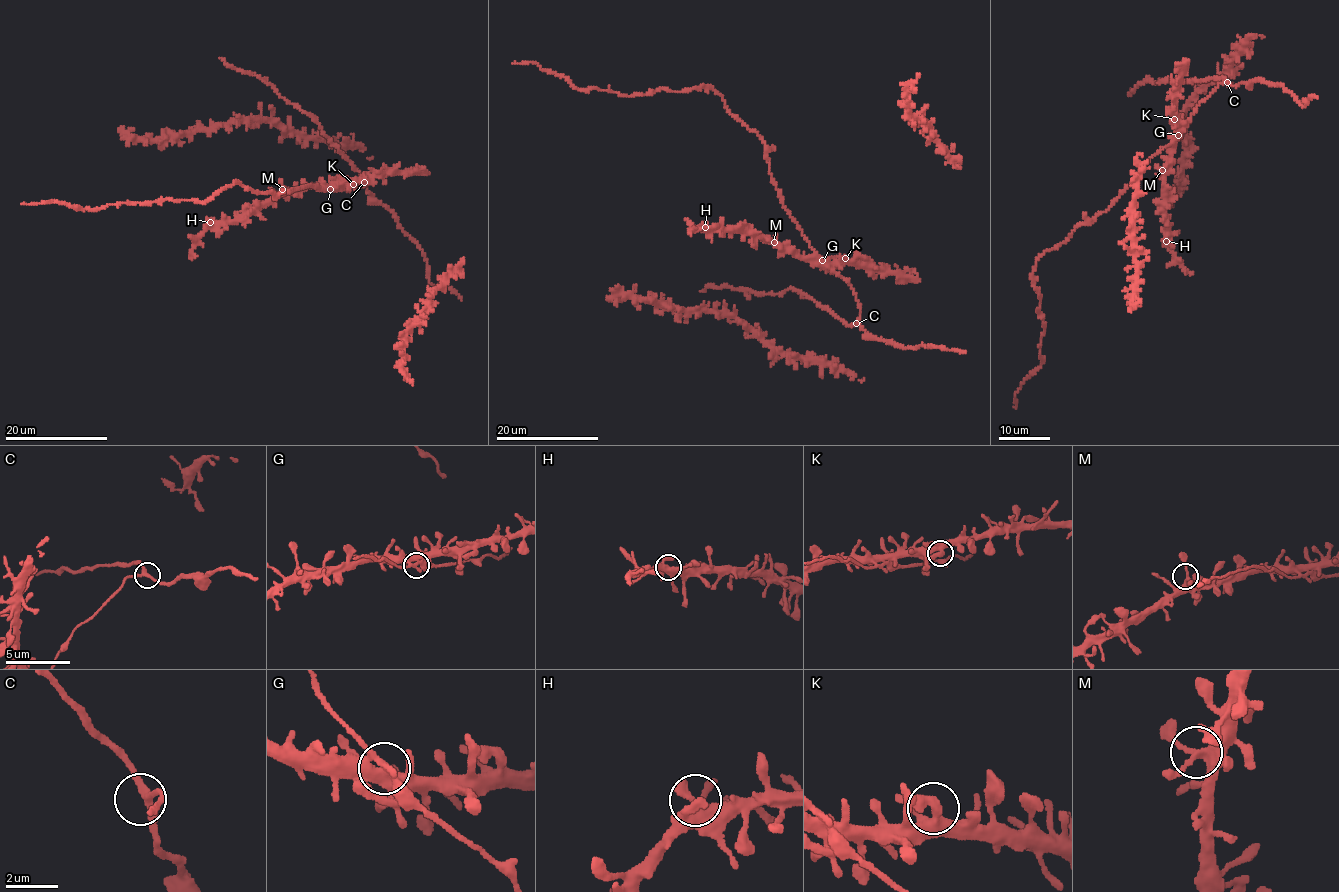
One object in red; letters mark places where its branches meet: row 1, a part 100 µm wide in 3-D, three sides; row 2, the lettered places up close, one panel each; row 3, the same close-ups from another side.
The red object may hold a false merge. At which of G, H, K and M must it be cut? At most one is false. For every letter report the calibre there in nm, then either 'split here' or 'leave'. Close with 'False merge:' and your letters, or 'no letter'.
G: calibre 320 nm; leave
H: calibre 380 nm; leave
K: calibre 360 nm; leave
M: calibre 280 nm; leave
False merge: no letter

